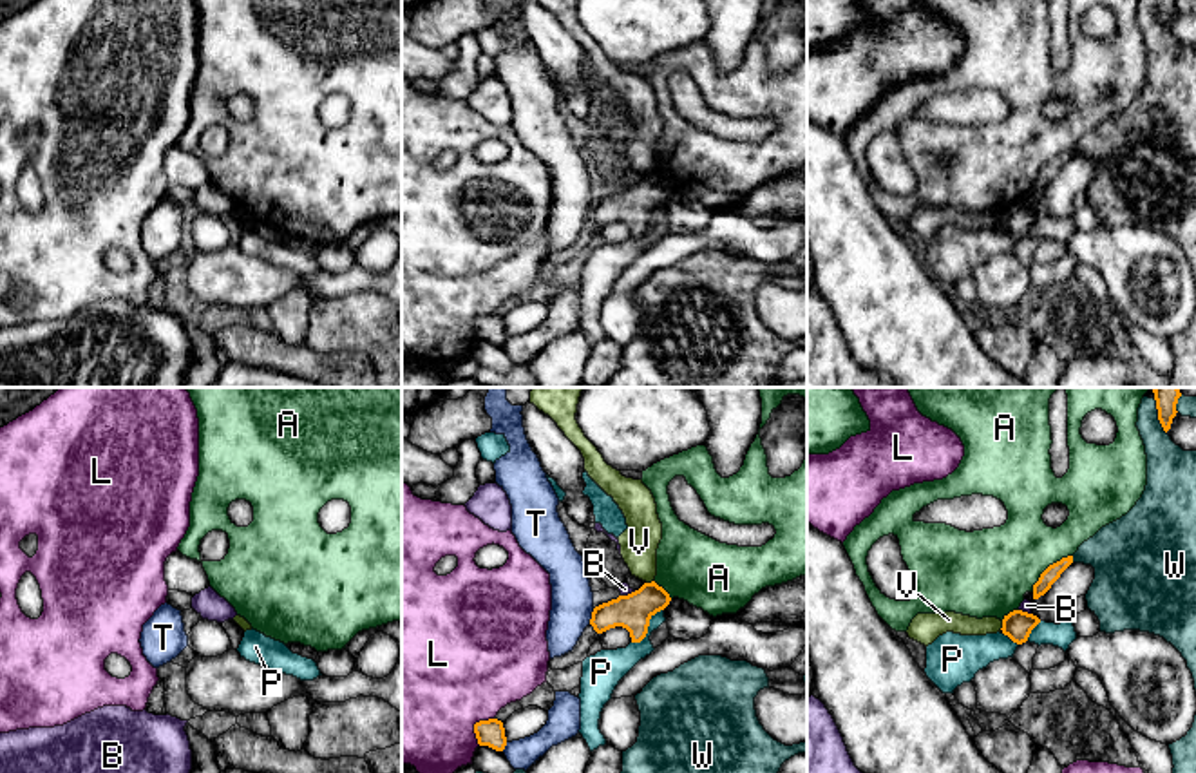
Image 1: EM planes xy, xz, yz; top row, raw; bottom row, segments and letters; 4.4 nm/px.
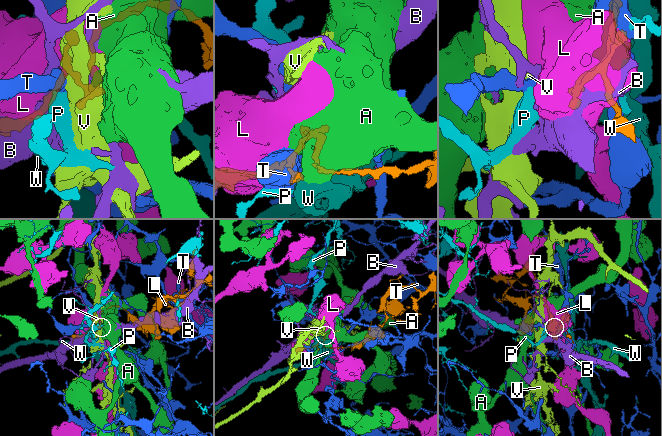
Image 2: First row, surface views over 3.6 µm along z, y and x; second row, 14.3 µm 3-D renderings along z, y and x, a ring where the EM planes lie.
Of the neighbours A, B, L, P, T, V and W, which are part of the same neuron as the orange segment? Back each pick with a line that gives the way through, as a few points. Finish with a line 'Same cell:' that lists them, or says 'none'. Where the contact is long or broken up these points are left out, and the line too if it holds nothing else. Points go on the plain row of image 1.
Same cell: none

